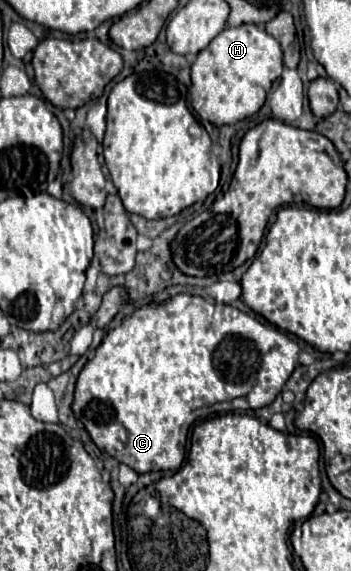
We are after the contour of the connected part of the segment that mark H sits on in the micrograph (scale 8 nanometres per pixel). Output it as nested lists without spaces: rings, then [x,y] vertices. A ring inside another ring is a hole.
[[[255,24],[225,28],[211,44],[197,54],[191,66],[191,106],[211,124],[233,124],[255,114],[271,84],[281,76],[283,52],[279,42]]]

